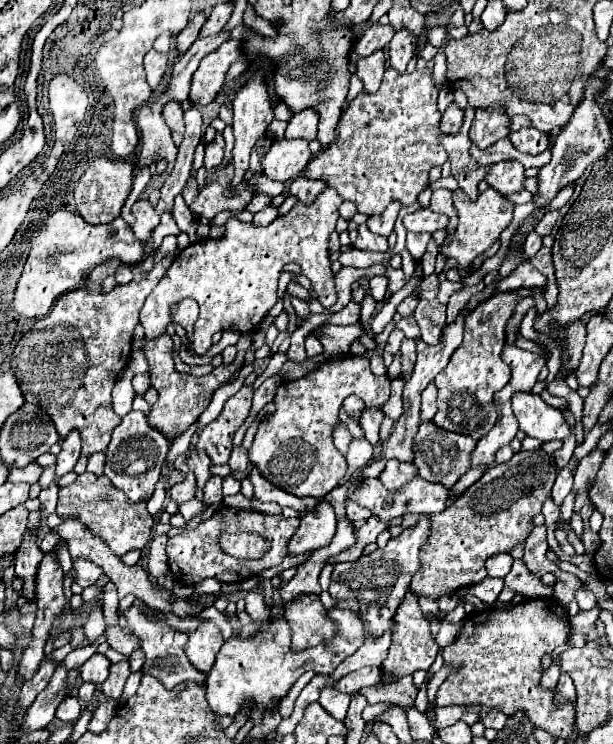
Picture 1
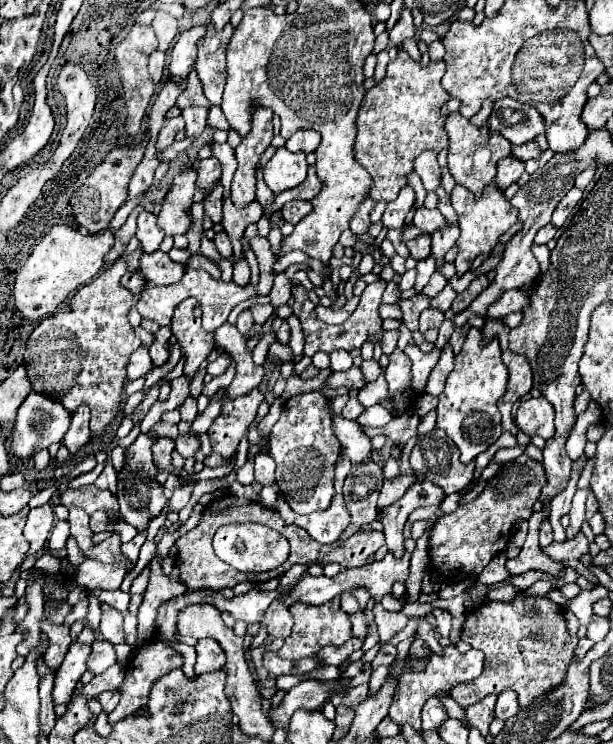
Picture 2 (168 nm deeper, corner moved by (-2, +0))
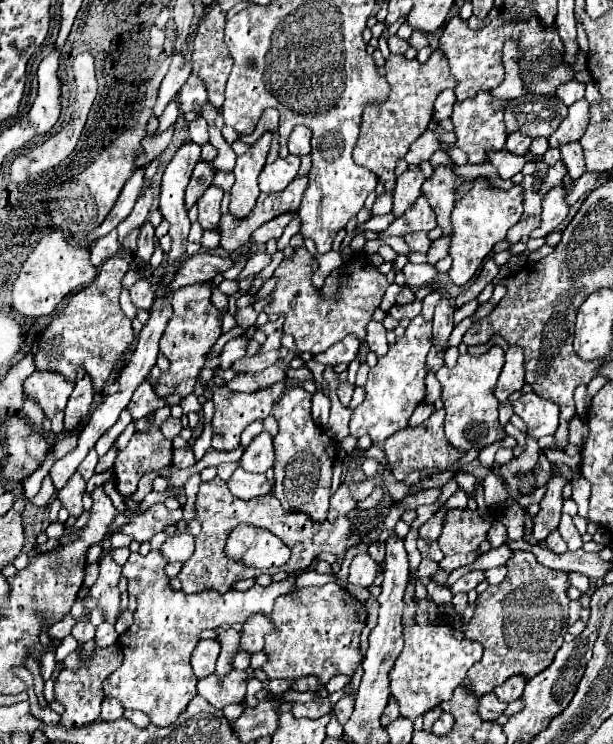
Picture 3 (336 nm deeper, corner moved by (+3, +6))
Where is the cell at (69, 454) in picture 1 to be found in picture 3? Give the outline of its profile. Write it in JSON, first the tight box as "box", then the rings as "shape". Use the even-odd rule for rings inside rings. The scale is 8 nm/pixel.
{"box":[64,370,94,432],"shape":[[[78,370],[74,392],[64,410],[66,412],[66,418],[64,418],[66,432],[74,432],[76,428],[80,428],[84,424],[84,420],[88,418],[88,412],[90,412],[92,396],[94,396],[94,390],[92,390],[90,376],[84,370]]]}

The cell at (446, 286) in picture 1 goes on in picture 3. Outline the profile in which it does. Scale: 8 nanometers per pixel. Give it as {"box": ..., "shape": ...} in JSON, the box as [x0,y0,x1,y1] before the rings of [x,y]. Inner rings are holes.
{"box":[422,292,442,320],"shape":[[[432,292],[424,298],[424,308],[422,308],[422,314],[426,320],[432,320],[432,314],[434,314],[434,308],[438,306],[438,302],[442,300],[442,294],[440,292]]]}

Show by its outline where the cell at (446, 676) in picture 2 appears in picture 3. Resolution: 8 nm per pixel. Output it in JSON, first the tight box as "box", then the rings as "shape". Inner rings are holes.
{"box":[390,620,482,720],"shape":[[[444,620],[430,622],[426,626],[404,628],[404,650],[390,670],[390,696],[398,702],[400,716],[414,720],[440,702],[450,698],[448,690],[456,690],[466,672],[482,658],[482,646],[470,640],[456,640],[450,626]]]}

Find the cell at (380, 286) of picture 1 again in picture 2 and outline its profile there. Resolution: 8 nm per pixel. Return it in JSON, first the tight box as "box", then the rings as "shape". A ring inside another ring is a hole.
{"box":[383,282,401,304],"shape":[[[389,282],[387,288],[385,288],[385,292],[383,292],[383,302],[385,302],[385,304],[397,304],[399,300],[401,300],[401,290],[399,290],[399,286],[397,286],[395,282]]]}

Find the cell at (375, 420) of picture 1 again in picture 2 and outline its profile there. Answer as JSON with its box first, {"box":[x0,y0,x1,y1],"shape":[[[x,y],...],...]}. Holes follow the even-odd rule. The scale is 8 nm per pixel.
{"box":[341,396,365,420],"shape":[[[351,396],[351,398],[349,398],[349,402],[345,404],[345,408],[343,408],[341,416],[343,416],[343,418],[347,418],[347,420],[355,420],[363,410],[365,410],[365,408],[359,404],[359,400],[357,400],[355,396]]]}

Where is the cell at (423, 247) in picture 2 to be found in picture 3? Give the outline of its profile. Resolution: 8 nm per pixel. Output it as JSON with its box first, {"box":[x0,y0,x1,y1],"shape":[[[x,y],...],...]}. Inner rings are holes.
{"box":[404,232,430,254],"shape":[[[410,232],[404,236],[404,240],[410,246],[410,250],[414,250],[414,252],[426,254],[426,250],[430,248],[430,240],[428,240],[426,232]]]}

